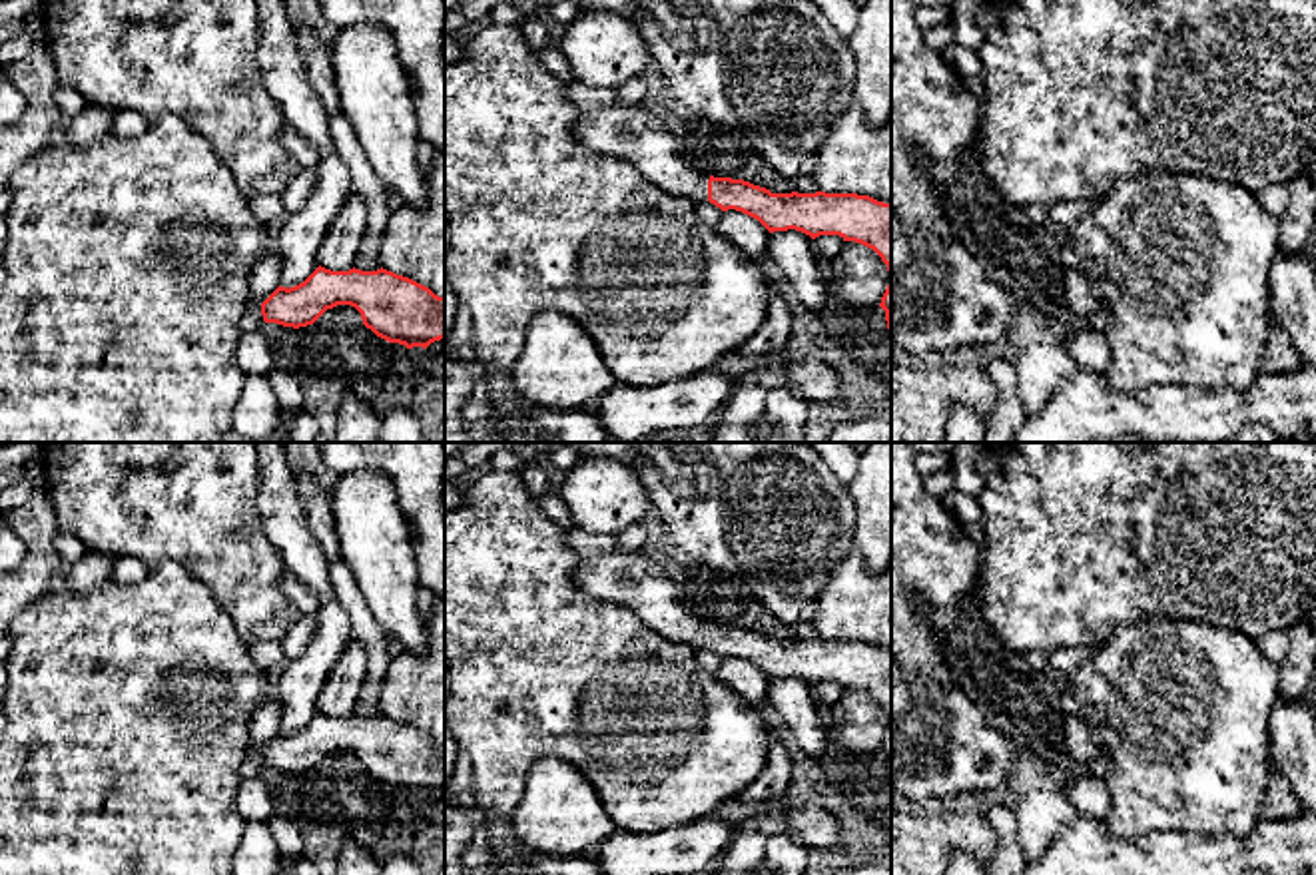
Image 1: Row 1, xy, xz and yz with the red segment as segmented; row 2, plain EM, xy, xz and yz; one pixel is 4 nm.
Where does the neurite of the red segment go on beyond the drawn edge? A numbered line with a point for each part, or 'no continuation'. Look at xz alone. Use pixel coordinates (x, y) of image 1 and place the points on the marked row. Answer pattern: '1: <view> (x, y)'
1: xz (635, 134)

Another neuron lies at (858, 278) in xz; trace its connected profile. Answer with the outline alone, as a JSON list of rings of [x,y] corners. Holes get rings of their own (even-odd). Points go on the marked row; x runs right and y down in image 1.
[[[855,241],[823,263],[829,299],[851,309],[873,309],[889,285],[889,271],[881,257]]]

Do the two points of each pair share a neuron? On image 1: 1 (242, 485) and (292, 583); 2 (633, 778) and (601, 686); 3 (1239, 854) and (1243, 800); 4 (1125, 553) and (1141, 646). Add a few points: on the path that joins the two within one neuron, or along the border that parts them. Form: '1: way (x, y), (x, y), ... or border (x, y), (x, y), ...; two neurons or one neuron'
1: border (286, 571), (282, 590), (306, 614); two neurons
2: way (633, 756), (633, 718), (623, 708); one neuron
3: border (1259, 818), (1241, 838), (1195, 834); two neurons
4: border (1183, 618), (1139, 618), (1117, 626), (1095, 644); two neurons

